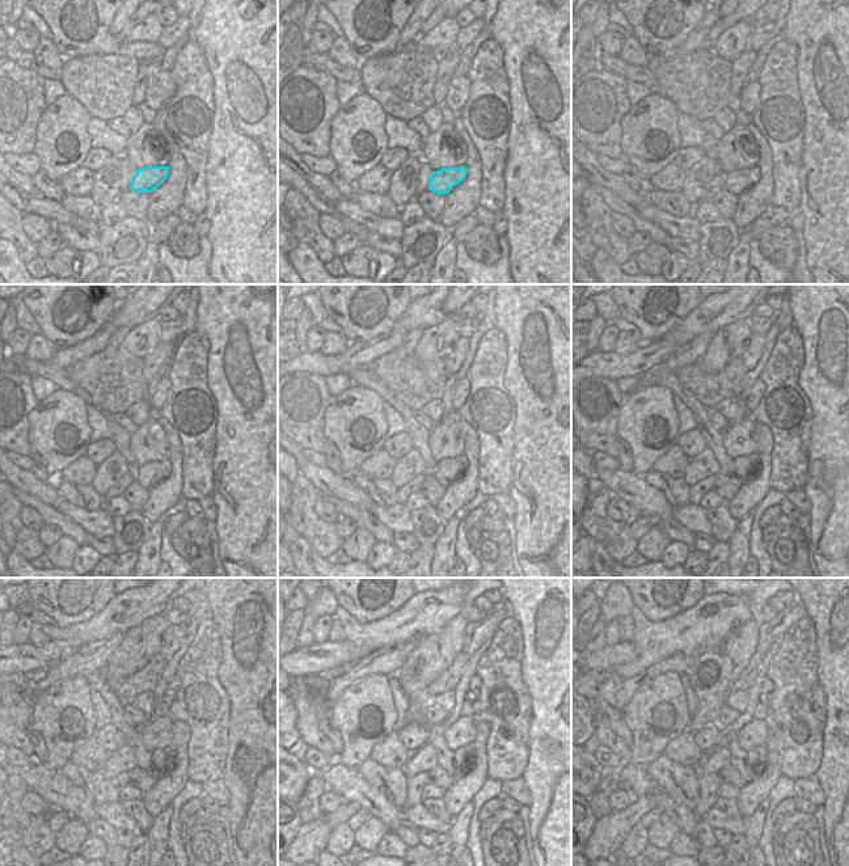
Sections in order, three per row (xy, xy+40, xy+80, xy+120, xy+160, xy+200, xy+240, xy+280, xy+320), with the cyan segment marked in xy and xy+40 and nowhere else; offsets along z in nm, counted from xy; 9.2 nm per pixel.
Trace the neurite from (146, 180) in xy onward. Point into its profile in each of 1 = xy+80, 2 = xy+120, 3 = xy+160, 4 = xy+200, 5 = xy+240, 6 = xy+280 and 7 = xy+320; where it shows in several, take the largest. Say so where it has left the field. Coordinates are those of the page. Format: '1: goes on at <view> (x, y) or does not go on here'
1: goes on at xy+80 (735, 182)
2: goes on at xy+120 (148, 474)
3: goes on at xy+160 (446, 470)
4: goes on at xy+200 (744, 467)
5: goes on at xy+240 (161, 759)
6: goes on at xy+280 (463, 755)
7: goes on at xy+320 (757, 755)

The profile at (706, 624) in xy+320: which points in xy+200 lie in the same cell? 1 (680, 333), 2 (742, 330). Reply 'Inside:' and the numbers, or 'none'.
Inside: 1

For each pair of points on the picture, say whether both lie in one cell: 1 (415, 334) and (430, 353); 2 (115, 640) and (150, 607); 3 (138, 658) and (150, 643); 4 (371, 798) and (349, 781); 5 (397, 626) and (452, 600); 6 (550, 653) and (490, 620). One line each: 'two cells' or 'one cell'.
1: two cells
2: two cells
3: one cell
4: one cell
5: one cell
6: two cells

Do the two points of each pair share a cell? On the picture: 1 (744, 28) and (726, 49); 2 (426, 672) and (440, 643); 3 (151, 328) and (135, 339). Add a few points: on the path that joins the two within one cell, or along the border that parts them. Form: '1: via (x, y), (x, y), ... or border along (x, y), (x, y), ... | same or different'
1: via (739, 36), (734, 50) | same
2: via (426, 666), (426, 662), (438, 650) | same
3: via (146, 332), (136, 332), (135, 334) | same

